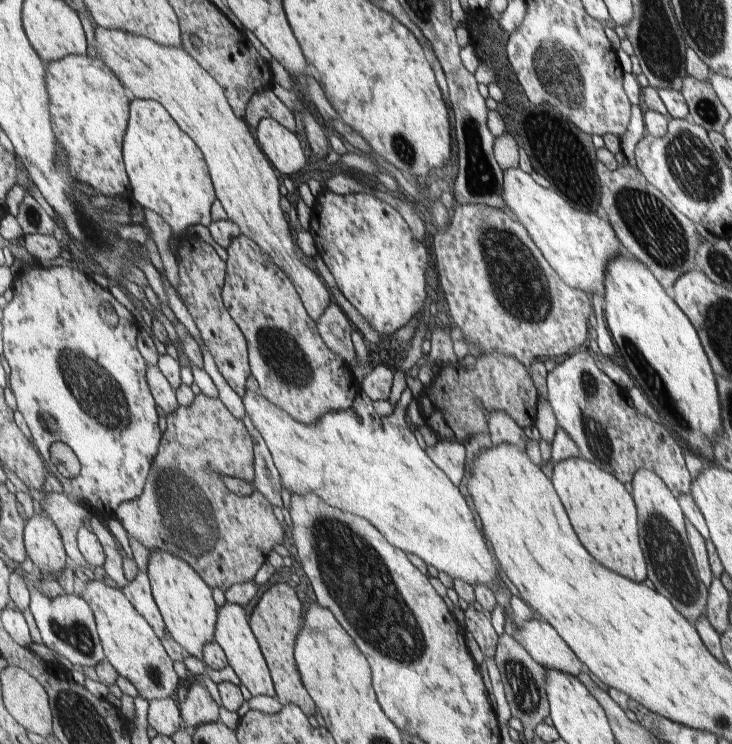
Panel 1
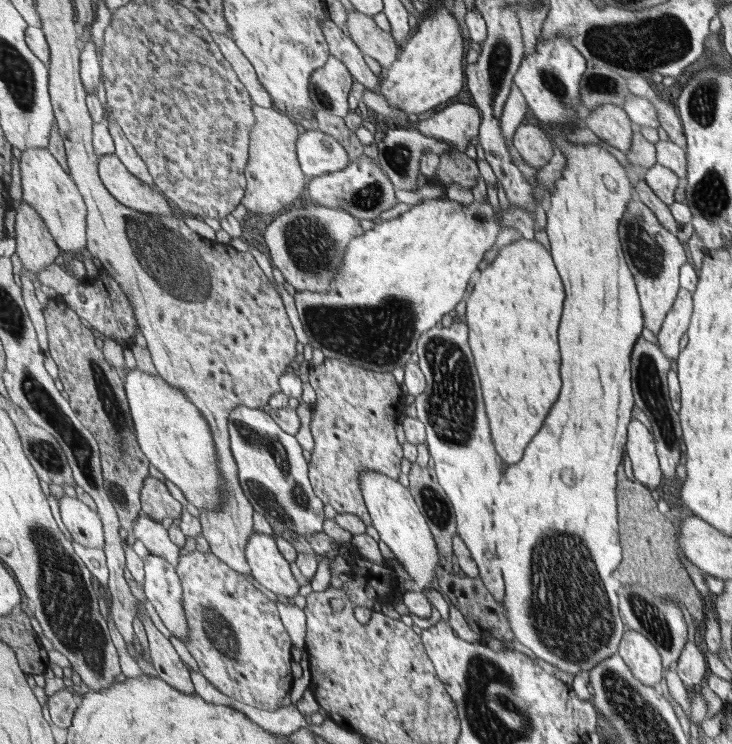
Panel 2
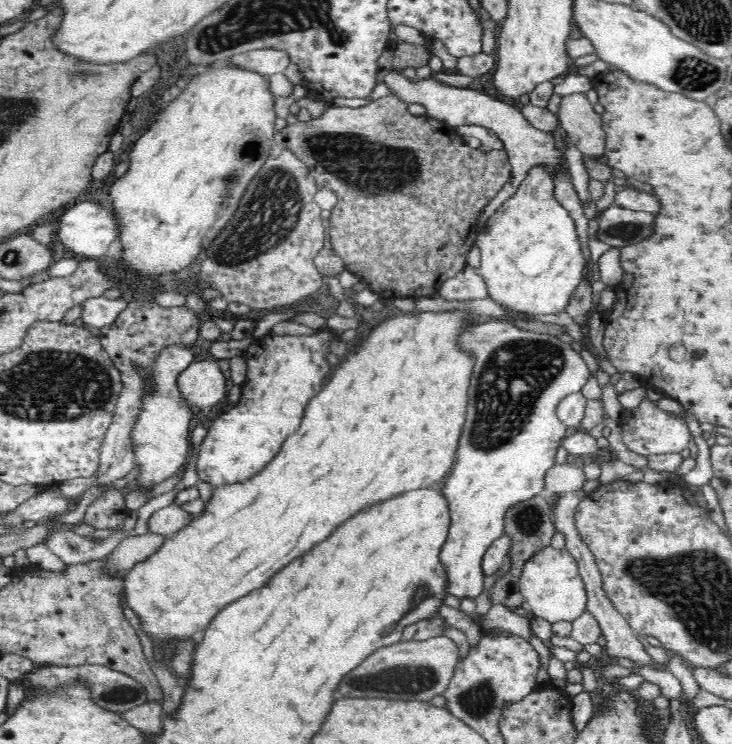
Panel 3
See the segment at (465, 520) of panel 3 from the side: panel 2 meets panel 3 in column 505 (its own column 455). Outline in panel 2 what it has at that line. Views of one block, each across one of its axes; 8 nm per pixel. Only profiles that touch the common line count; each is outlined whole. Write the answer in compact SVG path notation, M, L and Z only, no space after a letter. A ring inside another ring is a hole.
M455 320L450 327L433 327L423 333L418 342L418 363L427 380L427 388L421 395L415 397L416 417L425 423L427 430L427 444L436 466L438 481L446 490L457 514L457 532L463 542L469 546L475 562L479 564L478 583L484 583L489 590L492 601L504 603L507 596L502 561L495 556L497 544L495 539L495 520L493 507L495 506L494 490L501 484L506 474L506 461L499 456L495 448L495 438L491 434L491 420L487 416L486 397L483 396L482 380L475 366L474 349L471 348L470 328L467 322Z

